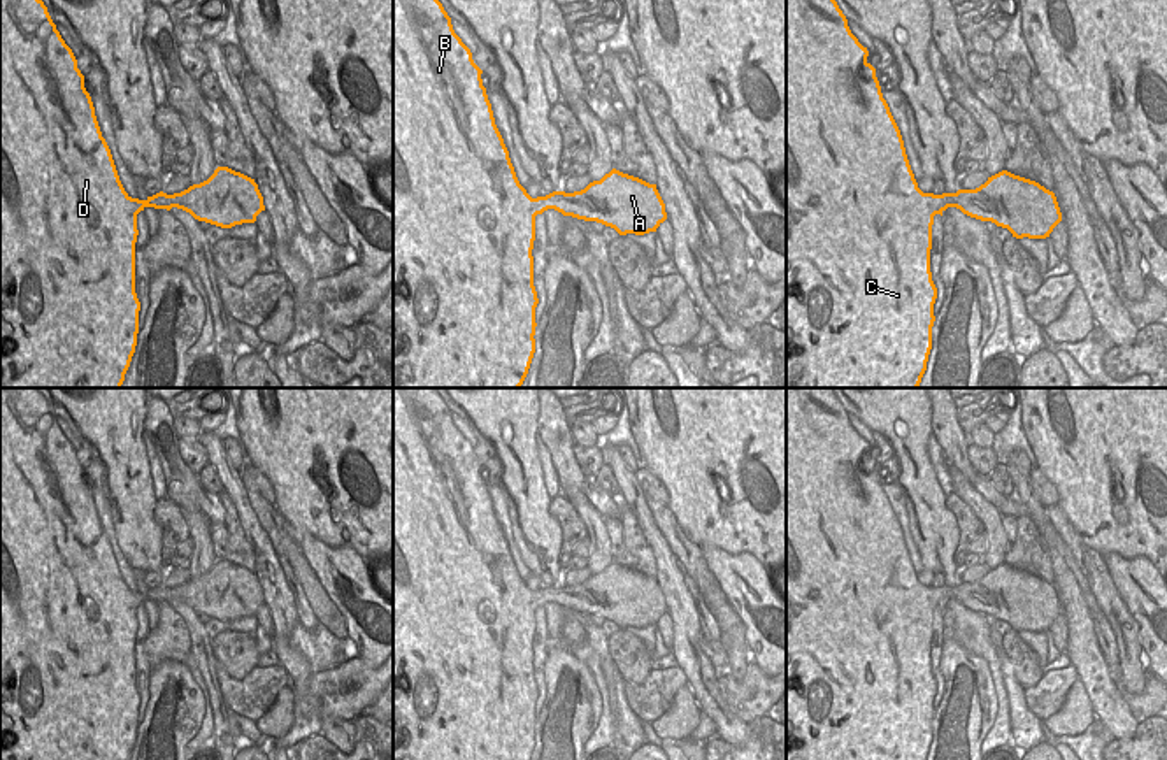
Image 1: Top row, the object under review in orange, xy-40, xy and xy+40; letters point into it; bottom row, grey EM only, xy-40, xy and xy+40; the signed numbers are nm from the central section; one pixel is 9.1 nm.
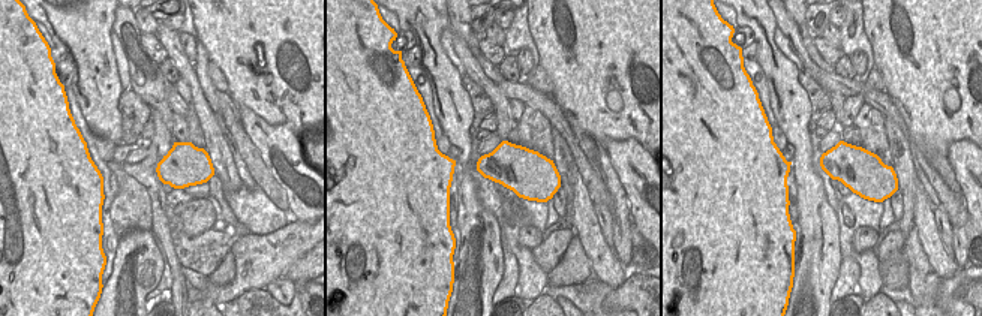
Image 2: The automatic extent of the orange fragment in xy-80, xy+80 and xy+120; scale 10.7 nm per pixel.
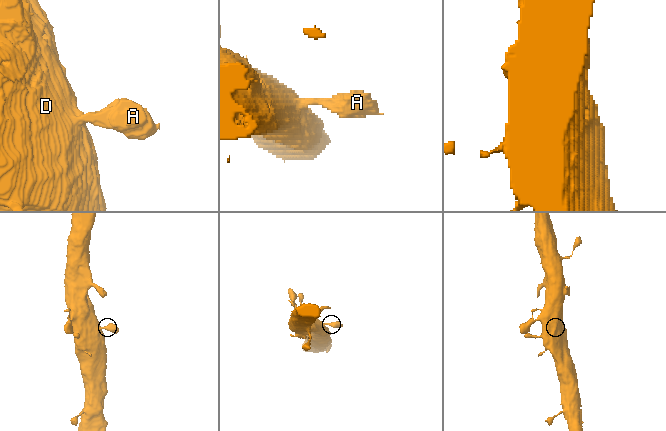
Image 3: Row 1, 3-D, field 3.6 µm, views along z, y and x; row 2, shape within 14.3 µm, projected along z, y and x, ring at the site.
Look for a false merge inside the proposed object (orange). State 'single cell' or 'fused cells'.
single cell

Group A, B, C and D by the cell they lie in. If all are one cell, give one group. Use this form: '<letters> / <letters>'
A B C D

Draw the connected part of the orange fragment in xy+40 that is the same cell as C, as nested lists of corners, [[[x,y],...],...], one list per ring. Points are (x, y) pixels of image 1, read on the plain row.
[[[786,388],[786,760],[927,760],[928,748],[932,742],[932,720],[935,714],[934,697],[937,692],[937,681],[932,674],[932,665],[930,665],[932,618],[934,618],[934,609],[935,607],[942,609],[942,606],[948,600],[956,600],[970,611],[981,614],[992,614],[997,620],[1007,621],[1016,632],[1023,632],[1023,630],[1046,632],[1049,630],[1053,621],[1062,614],[1062,606],[1053,584],[1046,583],[1035,574],[1014,569],[1007,563],[1002,563],[988,570],[988,574],[976,583],[958,583],[956,586],[942,586],[942,588],[923,586],[918,581],[918,576],[911,563],[900,523],[890,505],[886,493],[883,491],[881,479],[876,470],[876,462],[867,455],[867,449],[869,449],[867,441],[863,441],[858,435],[858,432],[851,427],[848,419],[848,412],[832,388]]]

